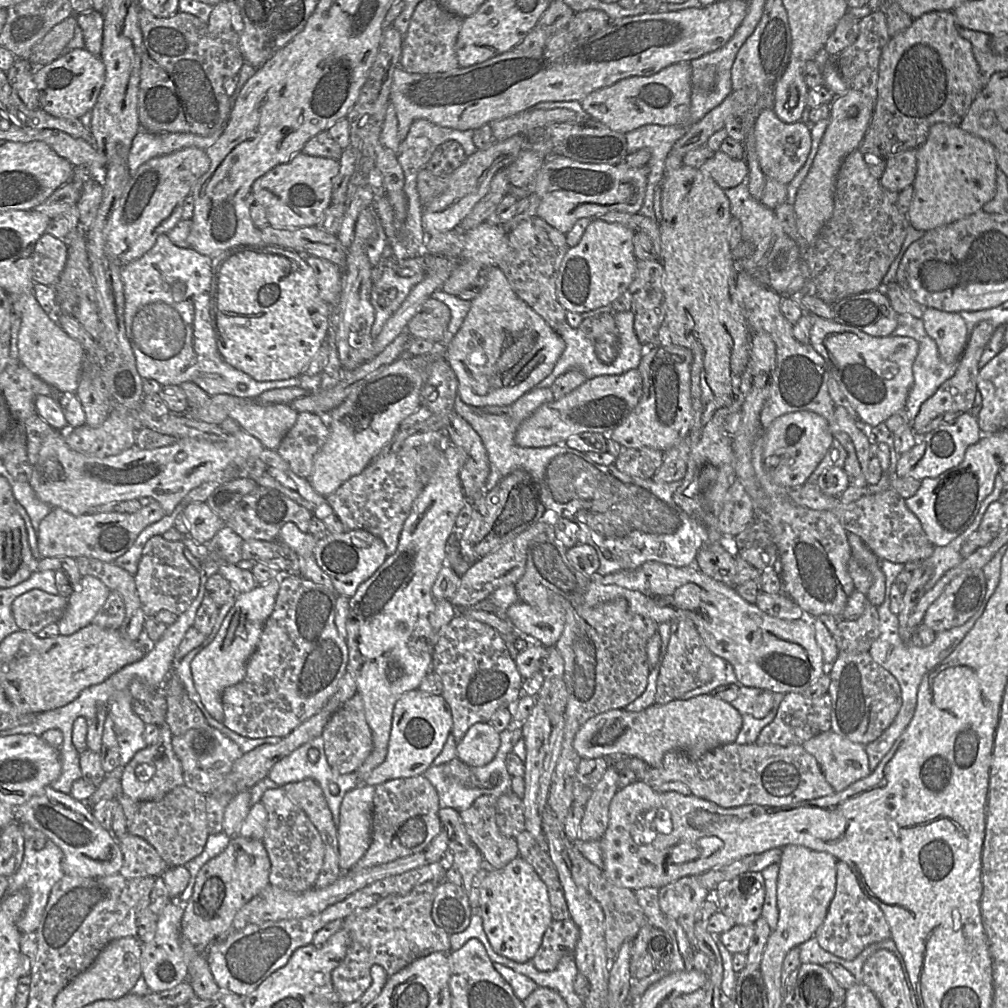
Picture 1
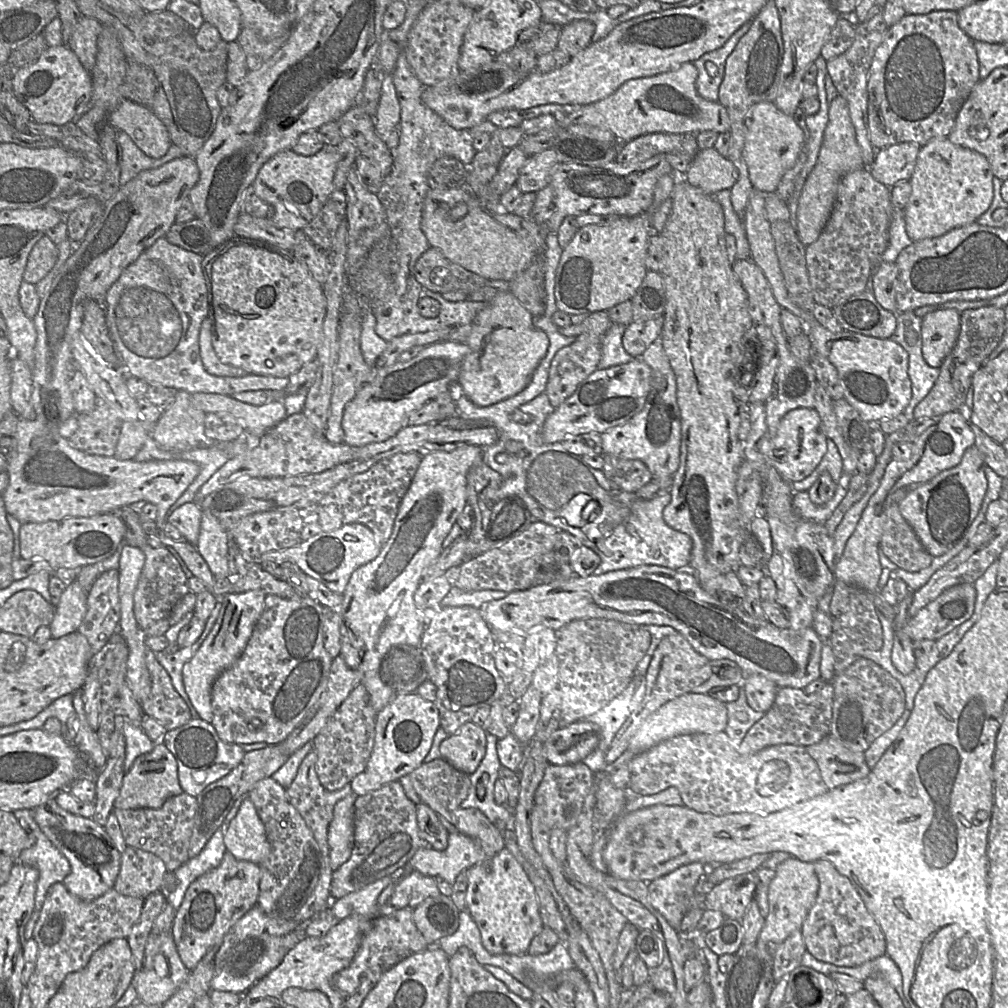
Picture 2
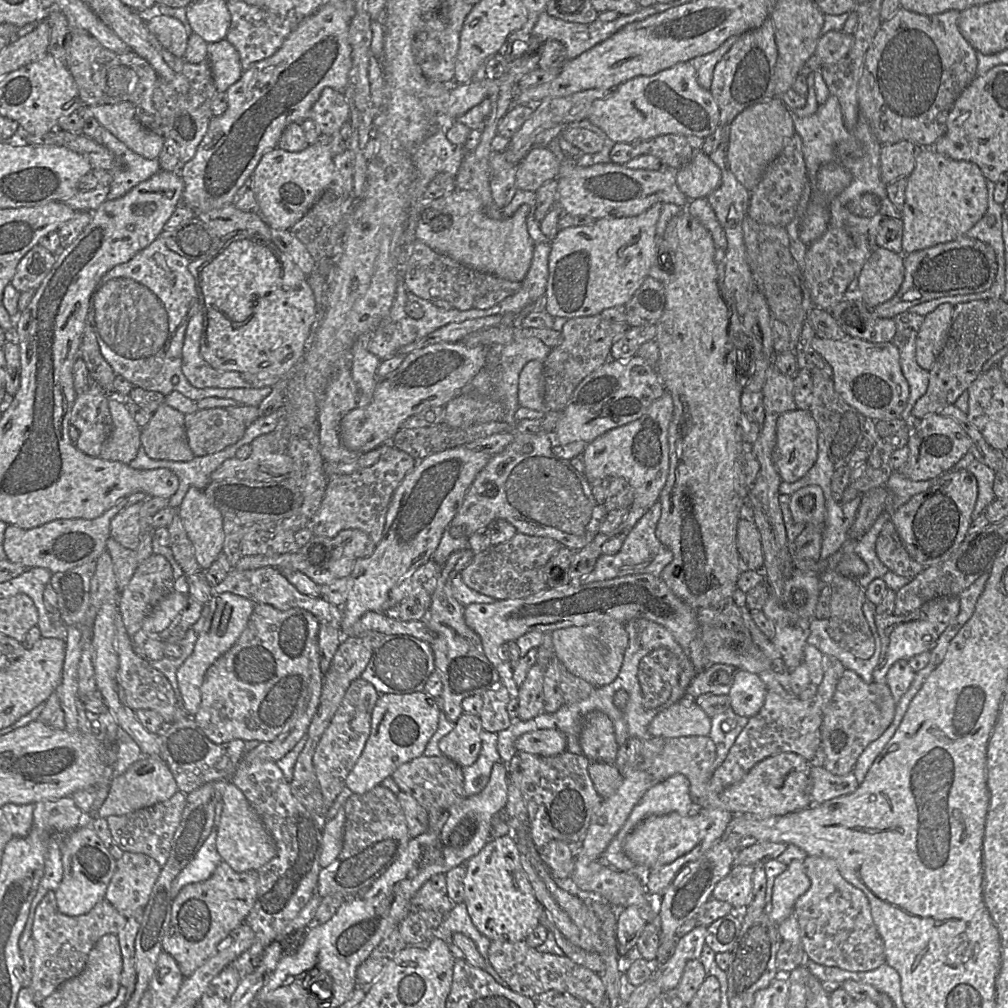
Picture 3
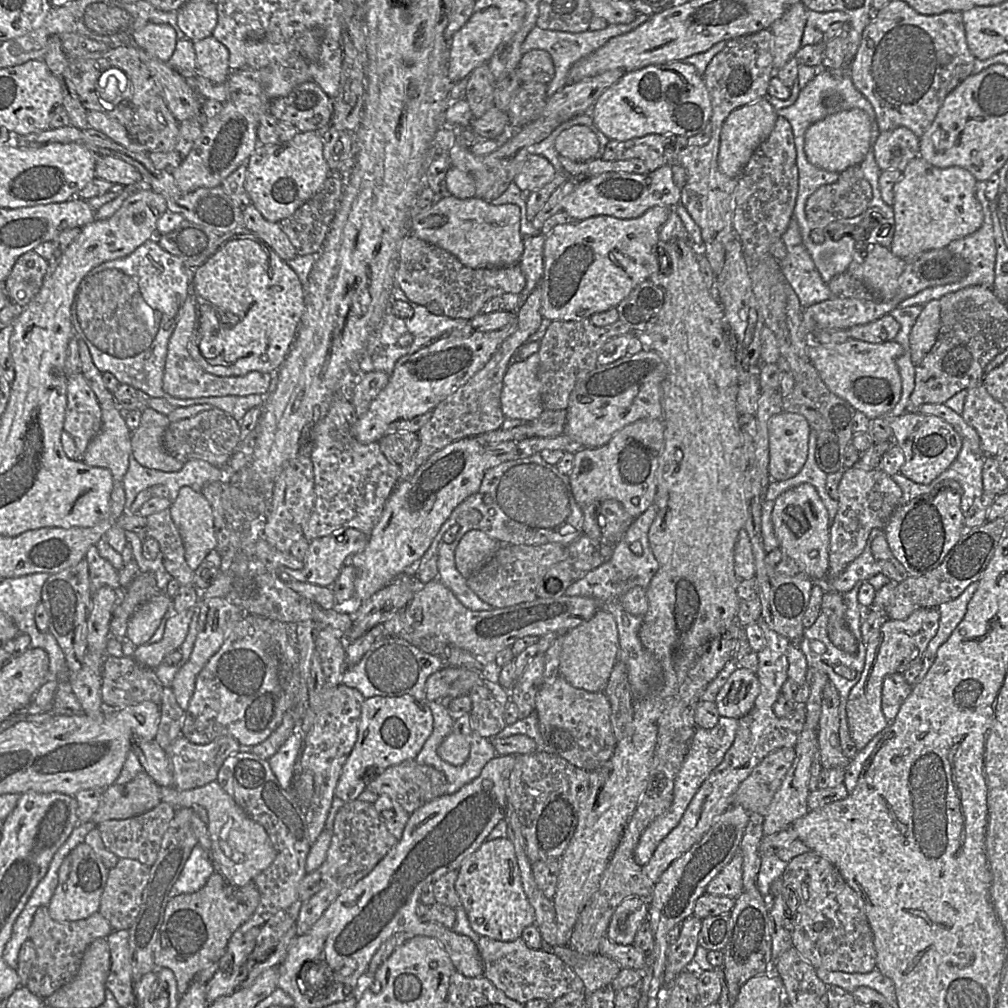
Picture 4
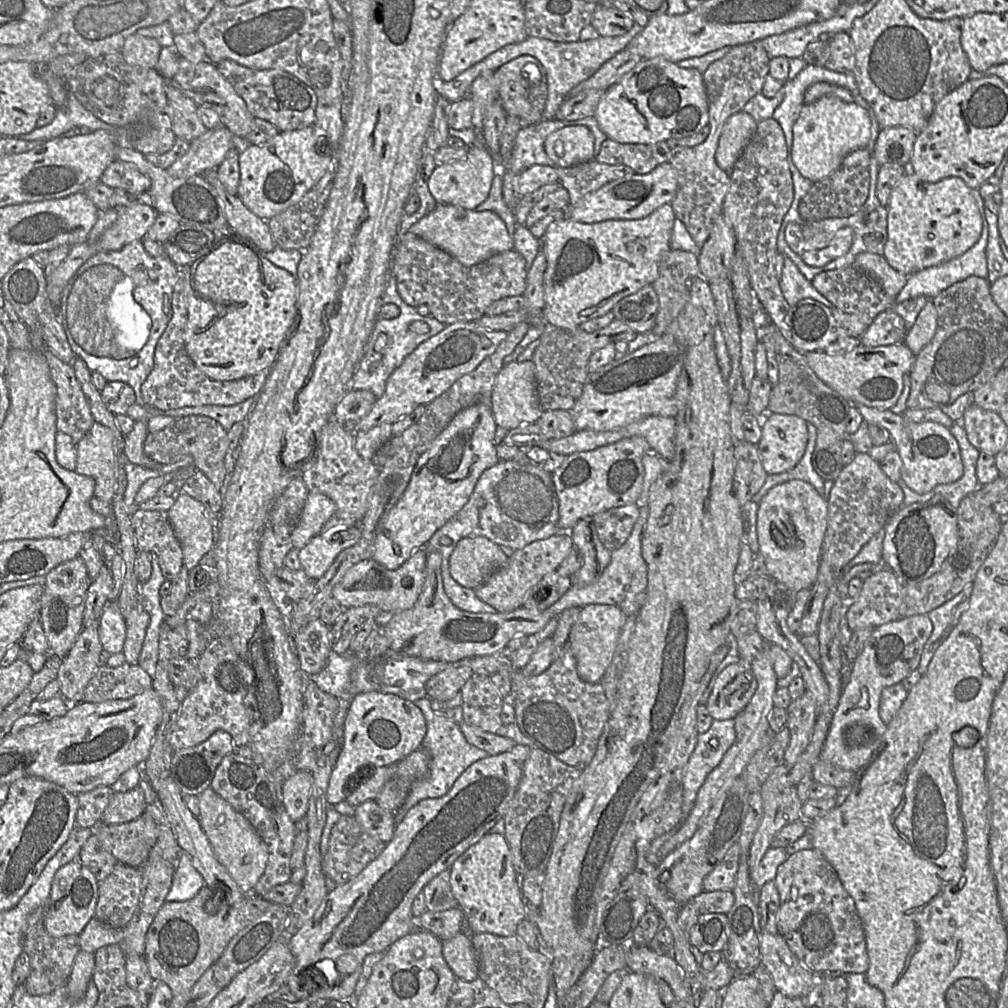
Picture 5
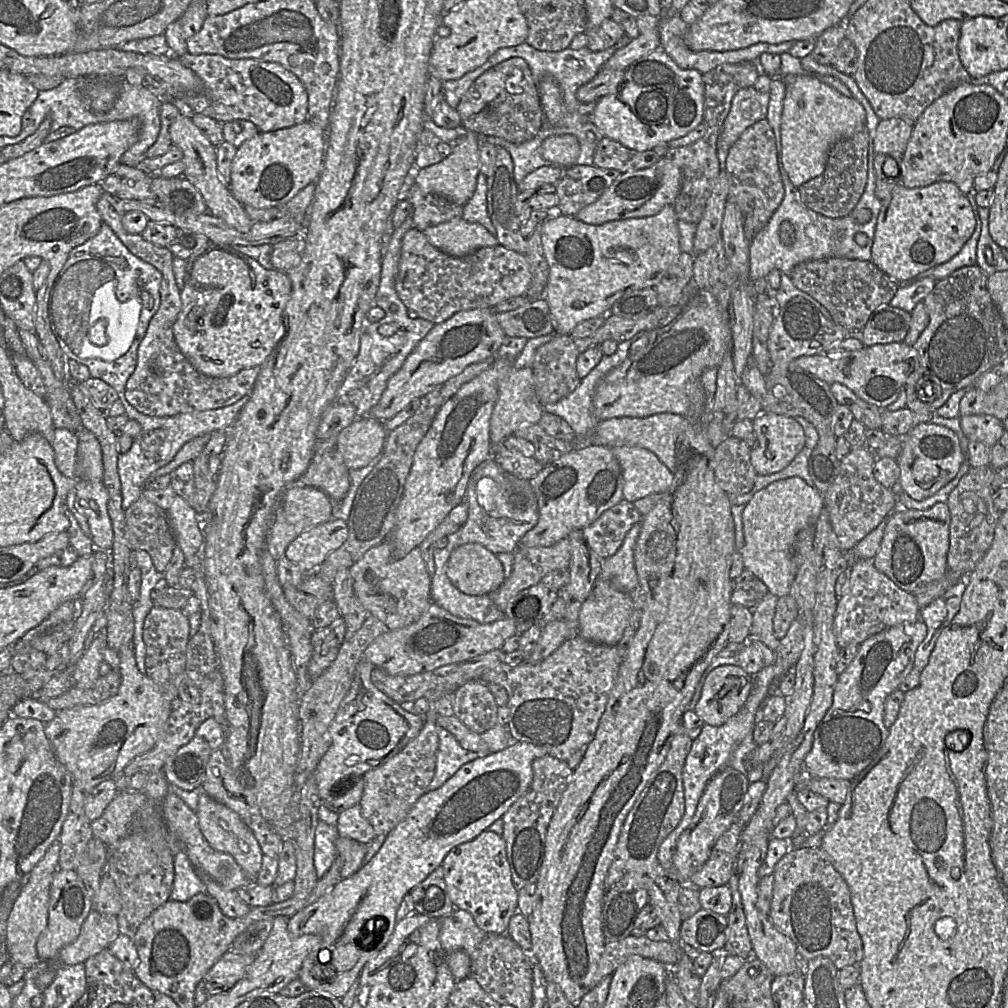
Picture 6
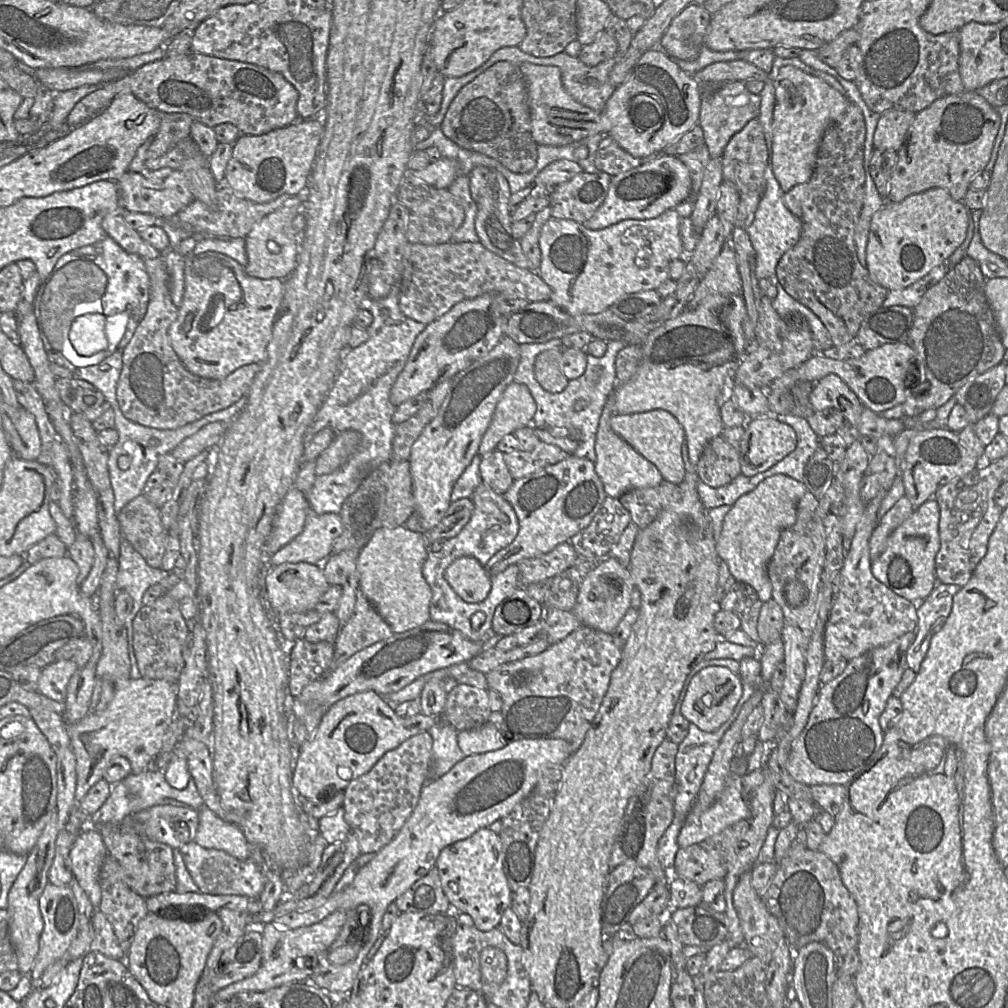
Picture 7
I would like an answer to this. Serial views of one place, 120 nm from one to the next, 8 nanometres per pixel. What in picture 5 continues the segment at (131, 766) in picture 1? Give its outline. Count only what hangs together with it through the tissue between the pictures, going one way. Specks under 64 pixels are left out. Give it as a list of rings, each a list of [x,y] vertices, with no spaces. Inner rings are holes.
[[[138,786],[127,792],[113,792],[100,823],[114,825],[135,820],[145,812],[146,806],[145,794]]]

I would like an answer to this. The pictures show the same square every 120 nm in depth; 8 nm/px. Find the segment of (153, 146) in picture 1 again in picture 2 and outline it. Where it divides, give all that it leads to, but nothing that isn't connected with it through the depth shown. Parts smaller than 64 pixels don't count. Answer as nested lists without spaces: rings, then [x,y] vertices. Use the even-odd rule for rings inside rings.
[[[118,131],[117,143],[121,147],[120,185],[123,186],[136,177],[140,172],[155,169],[182,156],[181,149],[172,144],[168,152],[161,158],[155,159],[143,153],[132,139],[124,132]]]

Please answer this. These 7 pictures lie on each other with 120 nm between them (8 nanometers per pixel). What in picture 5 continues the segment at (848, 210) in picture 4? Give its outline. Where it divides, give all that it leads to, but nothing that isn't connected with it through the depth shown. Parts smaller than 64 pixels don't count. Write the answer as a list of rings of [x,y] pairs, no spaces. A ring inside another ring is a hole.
[[[861,148],[849,153],[837,170],[813,183],[799,203],[800,216],[807,222],[828,218],[845,218],[855,214],[869,193],[869,152]]]

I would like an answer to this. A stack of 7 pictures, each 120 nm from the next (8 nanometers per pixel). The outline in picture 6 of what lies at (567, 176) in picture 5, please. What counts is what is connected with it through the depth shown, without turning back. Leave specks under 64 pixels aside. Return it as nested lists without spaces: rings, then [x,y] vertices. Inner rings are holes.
[[[593,164],[564,168],[556,183],[555,193],[559,198],[556,212],[563,216],[576,216],[582,208],[596,201],[620,175],[618,170]]]

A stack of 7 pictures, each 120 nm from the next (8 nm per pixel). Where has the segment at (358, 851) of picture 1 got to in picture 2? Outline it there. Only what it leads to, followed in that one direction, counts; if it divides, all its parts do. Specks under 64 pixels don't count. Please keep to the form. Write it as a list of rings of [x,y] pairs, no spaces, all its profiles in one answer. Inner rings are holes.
[[[351,793],[338,800],[334,806],[333,818],[328,828],[330,862],[333,871],[343,865],[351,856],[354,845],[354,803],[357,798]]]

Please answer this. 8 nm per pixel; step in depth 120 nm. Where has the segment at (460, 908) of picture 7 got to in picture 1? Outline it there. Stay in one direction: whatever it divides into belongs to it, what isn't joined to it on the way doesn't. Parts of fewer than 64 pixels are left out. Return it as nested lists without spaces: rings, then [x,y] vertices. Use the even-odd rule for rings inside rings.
[[[521,857],[515,858],[501,869],[488,872],[480,887],[479,908],[484,931],[494,951],[517,963],[532,961],[545,931],[553,921],[547,887],[531,865]]]

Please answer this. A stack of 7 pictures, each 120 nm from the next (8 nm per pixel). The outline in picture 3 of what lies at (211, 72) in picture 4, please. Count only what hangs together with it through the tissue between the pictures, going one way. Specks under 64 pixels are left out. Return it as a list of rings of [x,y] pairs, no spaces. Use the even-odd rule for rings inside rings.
[[[225,39],[208,44],[207,61],[211,67],[217,92],[226,92],[242,76],[239,53]]]

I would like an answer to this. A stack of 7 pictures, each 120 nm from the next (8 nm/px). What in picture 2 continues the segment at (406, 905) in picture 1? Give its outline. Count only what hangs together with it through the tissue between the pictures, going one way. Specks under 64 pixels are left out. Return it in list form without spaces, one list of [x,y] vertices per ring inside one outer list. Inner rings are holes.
[[[406,907],[385,912],[372,920],[351,964],[333,976],[333,986],[348,998],[357,992],[363,979],[367,978],[376,985],[398,963],[415,953],[427,950],[430,945],[416,927],[413,912],[414,908]]]

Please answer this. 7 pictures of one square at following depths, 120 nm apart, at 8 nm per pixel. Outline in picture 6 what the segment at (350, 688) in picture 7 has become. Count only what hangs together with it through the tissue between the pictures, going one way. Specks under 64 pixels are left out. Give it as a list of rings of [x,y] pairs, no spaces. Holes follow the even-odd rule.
[[[431,603],[415,622],[379,635],[364,651],[363,659],[390,675],[415,675],[501,649],[504,642],[517,633],[515,623],[505,616],[492,623],[482,624],[473,619],[454,616]]]

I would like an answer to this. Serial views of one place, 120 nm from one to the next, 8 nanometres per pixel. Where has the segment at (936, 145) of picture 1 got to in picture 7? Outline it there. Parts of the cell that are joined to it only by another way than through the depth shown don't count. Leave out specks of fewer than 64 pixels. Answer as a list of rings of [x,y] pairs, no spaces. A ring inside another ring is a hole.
[[[932,188],[918,194],[913,194],[911,196],[908,196],[901,202],[890,202],[884,200],[884,204],[872,216],[870,222],[870,230],[866,247],[866,267],[868,269],[871,279],[886,288],[888,291],[906,288],[920,280],[922,277],[927,275],[933,268],[945,263],[948,258],[954,253],[954,251],[964,242],[970,221],[970,212],[971,211],[966,207],[963,201],[955,201],[951,197],[949,192],[943,188]]]

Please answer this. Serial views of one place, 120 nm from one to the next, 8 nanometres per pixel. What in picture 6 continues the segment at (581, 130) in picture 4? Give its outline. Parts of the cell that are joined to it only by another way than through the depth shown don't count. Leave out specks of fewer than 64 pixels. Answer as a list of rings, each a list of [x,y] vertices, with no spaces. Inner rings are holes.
[[[563,134],[546,138],[541,145],[544,159],[551,161],[552,166],[568,168],[576,165],[580,146],[578,139],[572,134]]]

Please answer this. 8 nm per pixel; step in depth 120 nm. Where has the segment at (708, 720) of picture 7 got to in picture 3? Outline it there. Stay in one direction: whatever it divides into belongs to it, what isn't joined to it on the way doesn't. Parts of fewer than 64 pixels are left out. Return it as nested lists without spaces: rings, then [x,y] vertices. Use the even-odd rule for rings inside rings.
[[[738,670],[727,694],[730,699],[730,708],[735,714],[750,718],[762,708],[767,691],[758,674]]]

